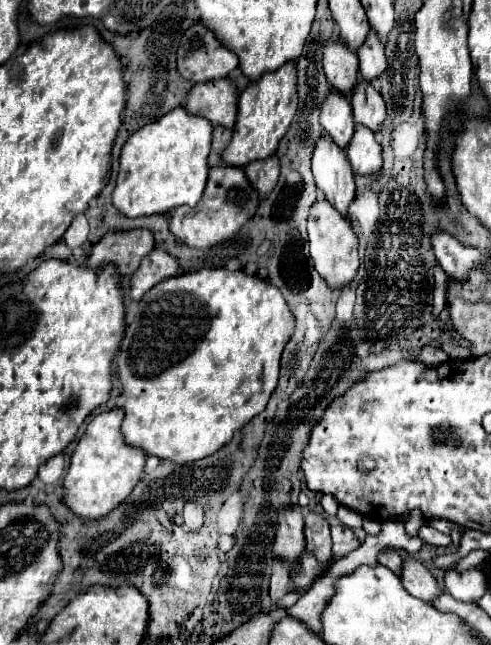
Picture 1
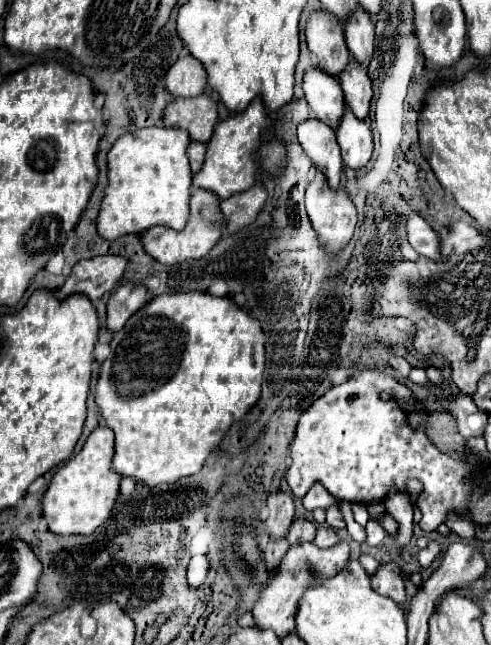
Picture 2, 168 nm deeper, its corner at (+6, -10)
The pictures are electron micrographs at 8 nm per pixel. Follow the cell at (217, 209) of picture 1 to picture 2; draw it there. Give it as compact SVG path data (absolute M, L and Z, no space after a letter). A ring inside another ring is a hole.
M195 189L193 197L191 197L191 215L189 221L185 225L185 229L181 231L173 231L171 227L151 227L149 231L141 233L141 241L145 251L155 257L157 261L161 261L163 265L173 265L173 263L181 263L187 259L199 259L203 255L207 255L223 237L225 231L225 217L221 215L221 207L219 207L221 199L207 189Z

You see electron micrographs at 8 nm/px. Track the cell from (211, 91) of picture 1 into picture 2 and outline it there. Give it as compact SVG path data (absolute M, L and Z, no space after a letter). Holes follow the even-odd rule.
M197 95L191 99L179 97L167 105L163 121L167 127L181 127L189 131L193 141L207 143L219 121L217 101L209 95Z

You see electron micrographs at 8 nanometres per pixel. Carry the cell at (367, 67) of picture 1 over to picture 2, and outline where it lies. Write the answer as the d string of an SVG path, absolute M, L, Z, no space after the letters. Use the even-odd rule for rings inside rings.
M361 7L353 11L349 23L345 25L345 39L353 61L369 65L375 51L375 27L371 17Z

